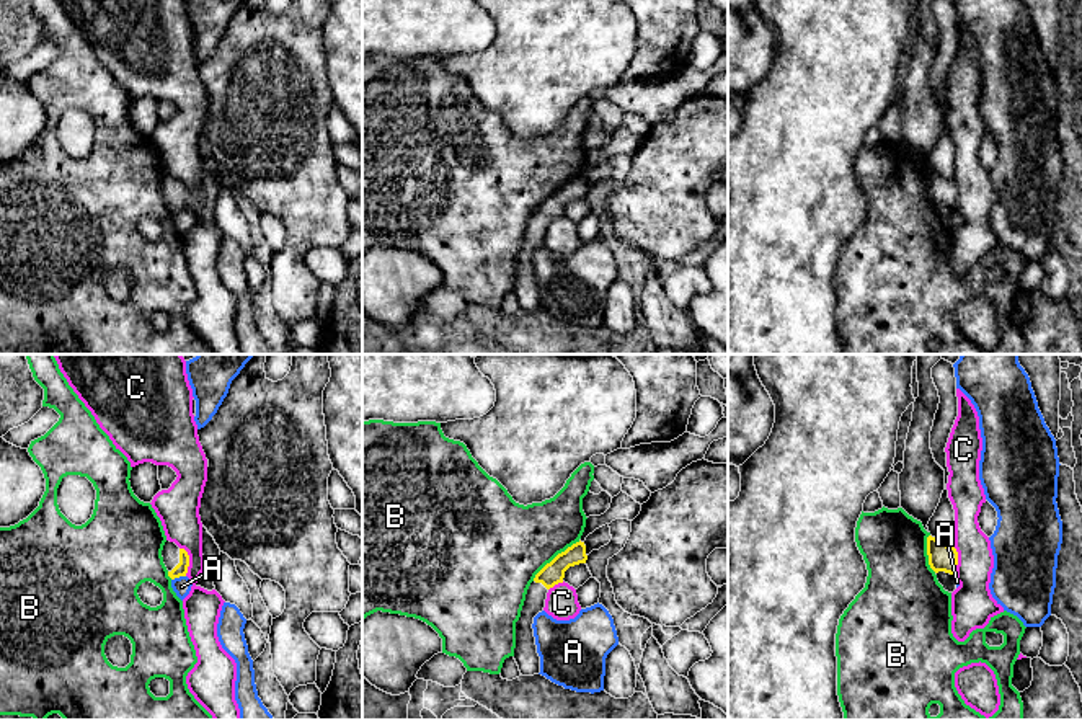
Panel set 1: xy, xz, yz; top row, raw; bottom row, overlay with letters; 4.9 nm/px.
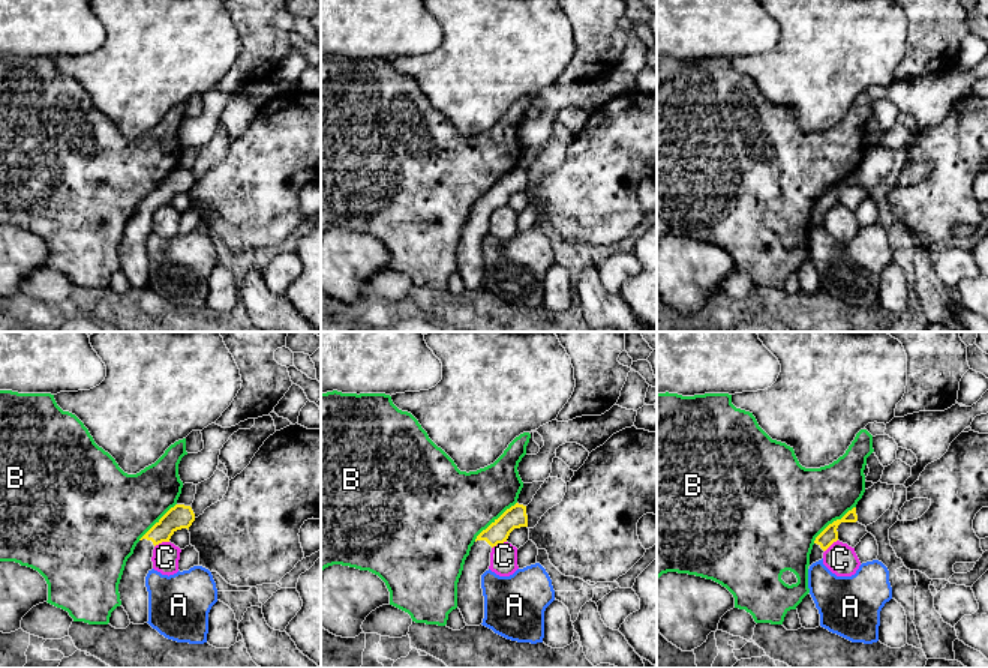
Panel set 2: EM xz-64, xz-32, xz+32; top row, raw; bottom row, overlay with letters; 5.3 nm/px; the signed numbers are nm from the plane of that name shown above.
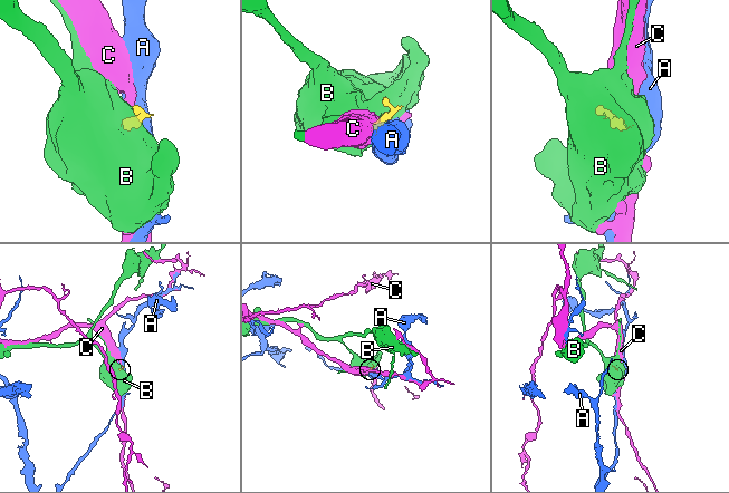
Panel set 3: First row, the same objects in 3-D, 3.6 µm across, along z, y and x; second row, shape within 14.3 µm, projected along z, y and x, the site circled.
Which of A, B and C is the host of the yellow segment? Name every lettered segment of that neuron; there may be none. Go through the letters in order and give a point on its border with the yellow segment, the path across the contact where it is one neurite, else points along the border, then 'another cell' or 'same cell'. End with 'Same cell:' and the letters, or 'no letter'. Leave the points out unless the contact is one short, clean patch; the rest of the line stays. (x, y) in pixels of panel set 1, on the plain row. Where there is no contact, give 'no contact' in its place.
A: xy (178, 211) | along xy (185, 209), (172, 214) | another cell
B: xz (557, 190) | another cell
C: xy (188, 195) | along xy (180, 182), (188, 190), (188, 206), (185, 209) | another cell
Same cell: no letter

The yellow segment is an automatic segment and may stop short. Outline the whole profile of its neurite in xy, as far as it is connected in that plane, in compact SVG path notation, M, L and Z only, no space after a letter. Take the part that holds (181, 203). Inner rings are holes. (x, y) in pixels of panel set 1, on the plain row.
M166 175L162 184L162 191L171 214L186 211L189 189L184 183L180 183L175 176Z

